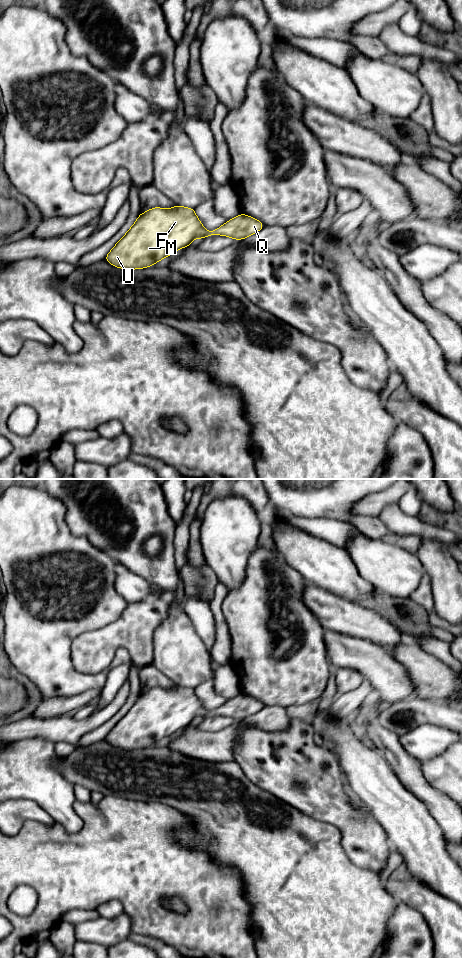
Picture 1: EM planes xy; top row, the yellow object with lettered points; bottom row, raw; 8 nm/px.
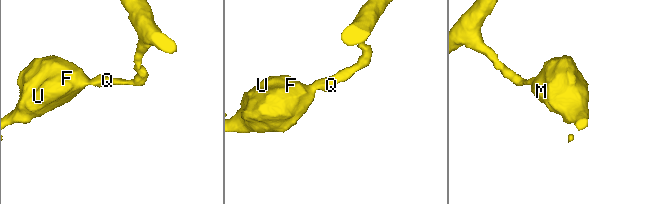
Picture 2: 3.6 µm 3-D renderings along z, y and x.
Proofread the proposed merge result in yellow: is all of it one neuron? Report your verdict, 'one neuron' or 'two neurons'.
one neuron

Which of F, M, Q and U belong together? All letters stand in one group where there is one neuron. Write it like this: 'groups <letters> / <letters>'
groups F M Q U

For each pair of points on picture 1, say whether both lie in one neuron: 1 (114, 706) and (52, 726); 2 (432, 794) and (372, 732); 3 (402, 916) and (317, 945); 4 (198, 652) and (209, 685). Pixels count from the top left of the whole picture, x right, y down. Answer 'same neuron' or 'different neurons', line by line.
1: same neuron
2: same neuron
3: different neurons
4: different neurons

